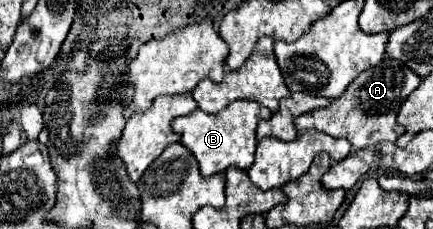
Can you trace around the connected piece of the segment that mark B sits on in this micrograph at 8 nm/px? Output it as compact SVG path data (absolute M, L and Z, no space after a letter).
M240 100L226 106L220 114L194 110L188 116L178 116L172 122L172 130L182 136L180 142L196 156L202 176L212 176L216 172L224 172L228 166L238 166L242 170L250 168L256 150L256 126L260 120L271 116L270 110L263 105Z

